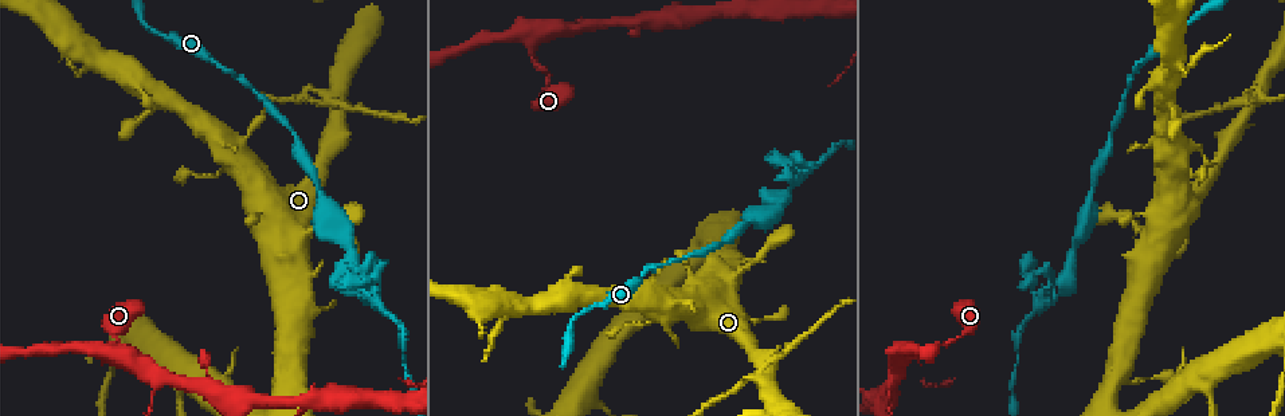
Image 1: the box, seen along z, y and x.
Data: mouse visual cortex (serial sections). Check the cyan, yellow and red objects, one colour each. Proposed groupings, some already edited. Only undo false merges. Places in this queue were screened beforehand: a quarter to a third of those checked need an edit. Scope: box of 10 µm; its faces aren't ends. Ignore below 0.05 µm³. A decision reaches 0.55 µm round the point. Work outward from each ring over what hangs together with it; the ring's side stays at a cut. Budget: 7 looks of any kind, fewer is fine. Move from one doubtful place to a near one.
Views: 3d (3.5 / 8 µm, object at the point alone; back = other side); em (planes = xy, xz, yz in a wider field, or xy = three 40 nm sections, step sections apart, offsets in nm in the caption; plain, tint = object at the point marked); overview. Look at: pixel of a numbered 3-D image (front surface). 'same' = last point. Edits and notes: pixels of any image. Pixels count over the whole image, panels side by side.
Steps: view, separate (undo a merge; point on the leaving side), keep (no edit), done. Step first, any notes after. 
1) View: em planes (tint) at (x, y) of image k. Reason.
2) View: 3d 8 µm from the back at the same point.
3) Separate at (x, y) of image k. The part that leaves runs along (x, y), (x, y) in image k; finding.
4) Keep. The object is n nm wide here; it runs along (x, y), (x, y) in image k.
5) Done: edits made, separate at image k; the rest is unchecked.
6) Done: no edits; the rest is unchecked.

View: 3d 3.5 µm at (768, 383) of image 1.

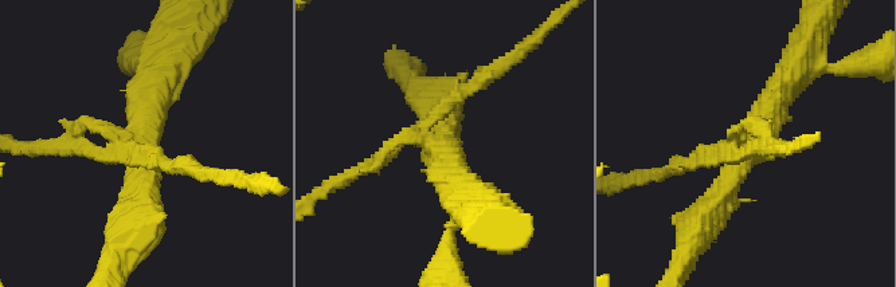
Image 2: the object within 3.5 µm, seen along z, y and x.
View: em planes (tint) at (436, 148) of image 2. 4 arms meet here; the arms are 150, 150, 400, 400 nm wide.

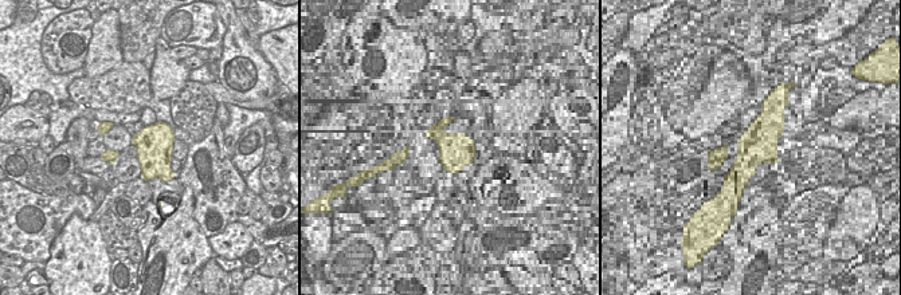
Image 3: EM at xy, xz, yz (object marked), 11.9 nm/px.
Keep. It runs along (704, 221), (777, 93), (794, 73) in image 2; one cell here.

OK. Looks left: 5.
View: 3d 8 µm at (1199, 379) of image 1. Arms part here.

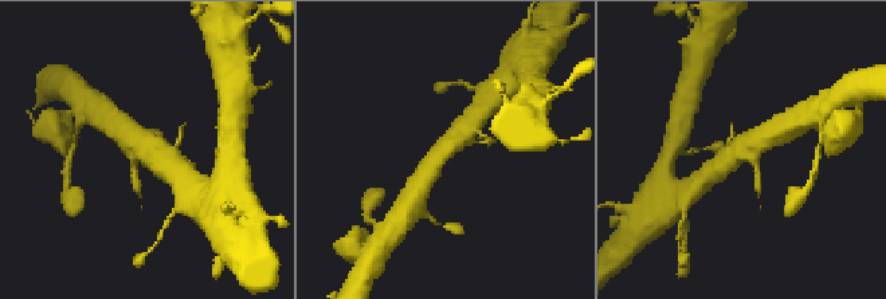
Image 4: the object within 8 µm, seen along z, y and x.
View: 3d 3.5 µm at the same point.

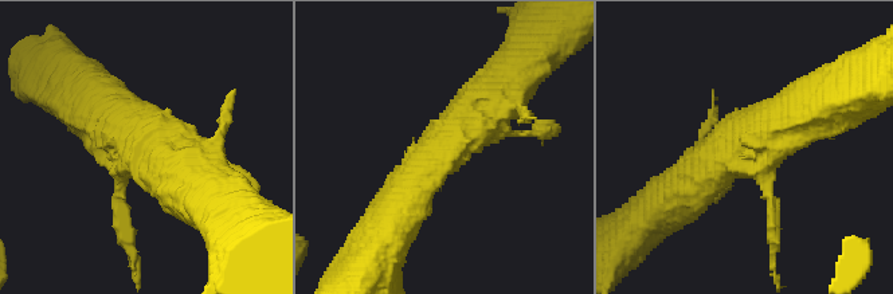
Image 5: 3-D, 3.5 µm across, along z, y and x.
View: em xy step 2 (tint) at (438, 149) of image 5. 3 arms meet here; the arms are 150, 500, 600 nm wide.

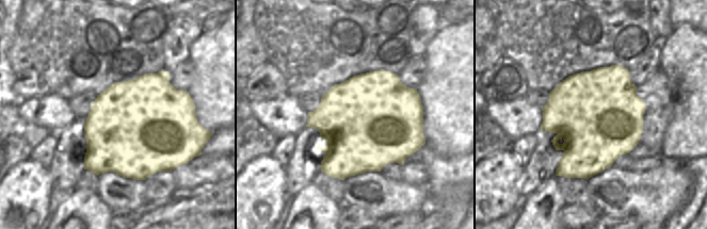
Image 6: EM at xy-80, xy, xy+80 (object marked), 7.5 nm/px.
Keep. The object is 700 nm wide here; it runs along (497, 94), (439, 149), (394, 214) in image 5; one cell here.

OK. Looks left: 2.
View: 3d 8 µm from the back at (368, 296) of image 1. Two arms in line, one across.

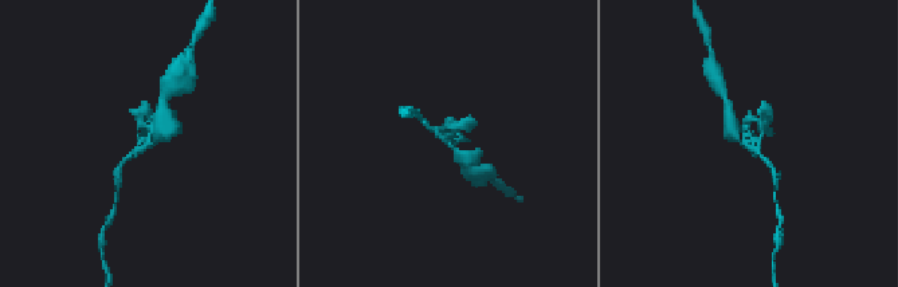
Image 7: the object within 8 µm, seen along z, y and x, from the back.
View: em xy step 3 (tint) at the same point. Shape alone is not enough.

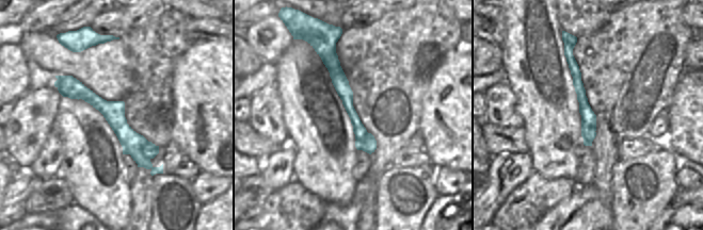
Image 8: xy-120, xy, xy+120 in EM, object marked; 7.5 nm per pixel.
Separate at (457, 126) of image 7. The part that leaves runs along (742, 141), (749, 120), (768, 120) in image 7; a second cell is stuck on.

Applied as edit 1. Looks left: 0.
Done: edits made, separate at image 7; the rest is unchecked.

